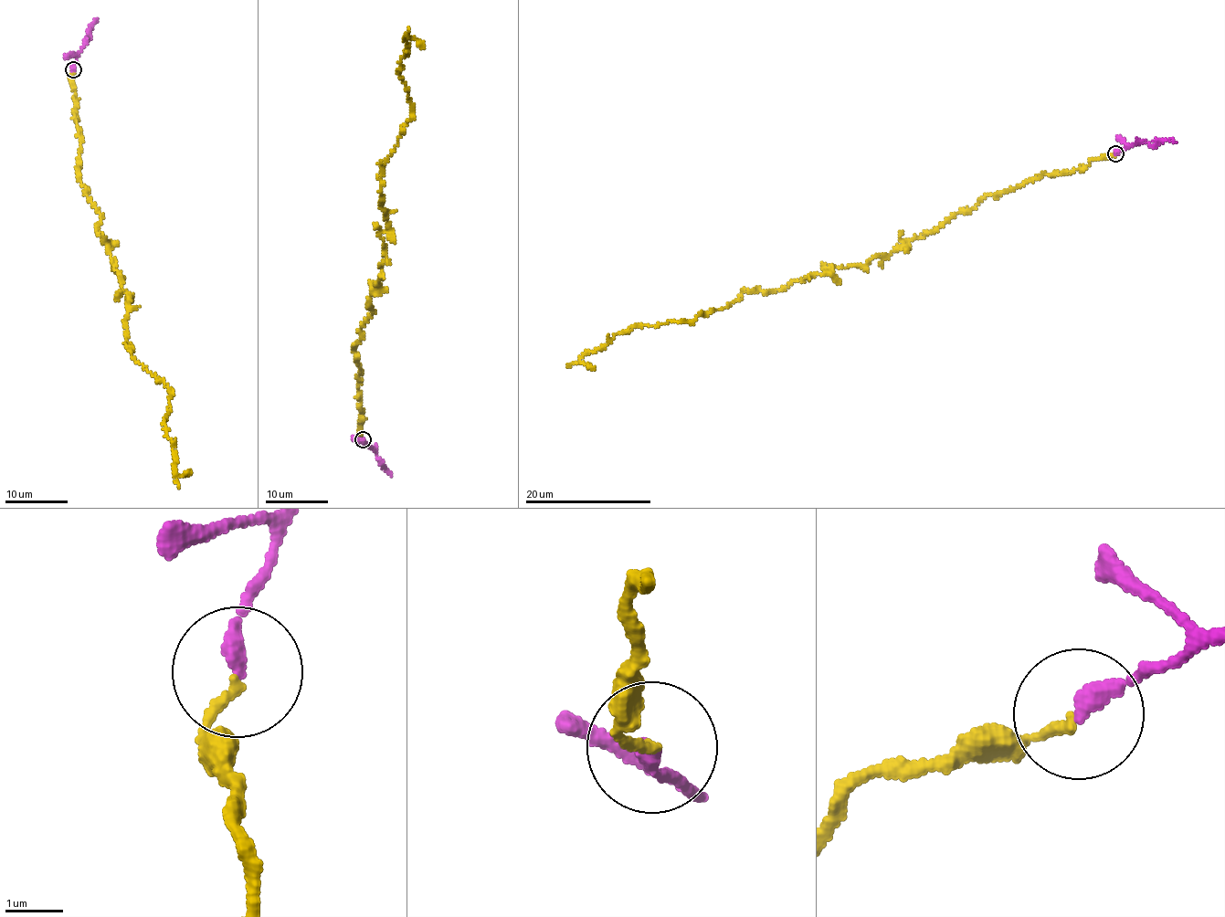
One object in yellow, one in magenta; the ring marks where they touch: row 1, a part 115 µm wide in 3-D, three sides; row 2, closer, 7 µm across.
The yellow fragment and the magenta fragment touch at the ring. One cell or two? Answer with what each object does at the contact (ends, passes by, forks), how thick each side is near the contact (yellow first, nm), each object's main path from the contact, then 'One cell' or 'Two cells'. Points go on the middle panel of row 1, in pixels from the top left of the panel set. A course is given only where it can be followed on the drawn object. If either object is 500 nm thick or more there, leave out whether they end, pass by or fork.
At the ring yellow ends. At the ring magenta ends. Thickness 160 nm (yellow) against 280 nm. Course of yellow: (362, 438), (354, 346), (389, 229), (380, 163), (412, 118), (399, 74), (406, 36), (425, 47). Course of magenta: (363, 440), (363, 443), (375, 451), (381, 463), (392, 476). One cell

